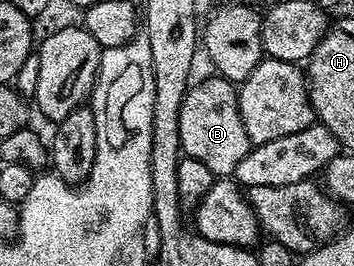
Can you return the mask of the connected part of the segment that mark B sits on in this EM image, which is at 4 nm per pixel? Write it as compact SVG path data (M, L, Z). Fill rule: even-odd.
M212 76L203 78L198 85L190 84L185 92L179 111L179 139L184 156L199 159L199 163L211 167L214 178L229 179L236 174L251 146L237 102L238 86L226 77Z

